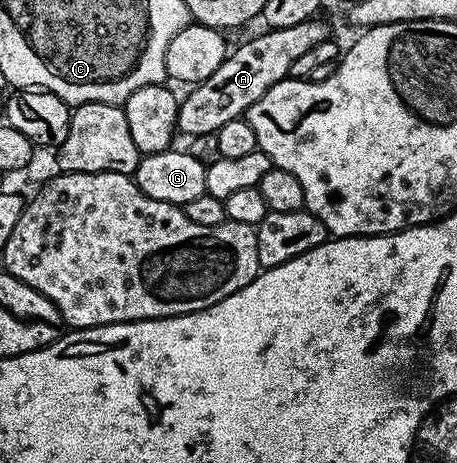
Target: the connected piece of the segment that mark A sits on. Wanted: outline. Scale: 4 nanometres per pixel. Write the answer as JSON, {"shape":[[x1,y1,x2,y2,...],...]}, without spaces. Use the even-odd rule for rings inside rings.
{"shape":[[321,18,304,20,299,26,283,26,282,28,269,28,258,36,250,38,246,44,241,44,237,49,230,51,225,61,201,84,194,84,188,89,189,92,177,106,177,132,192,136,213,134,227,122,240,120,248,113,249,107,271,86,289,76,291,66,302,54,307,54,311,46,319,46,319,42,330,39,331,32]]}

